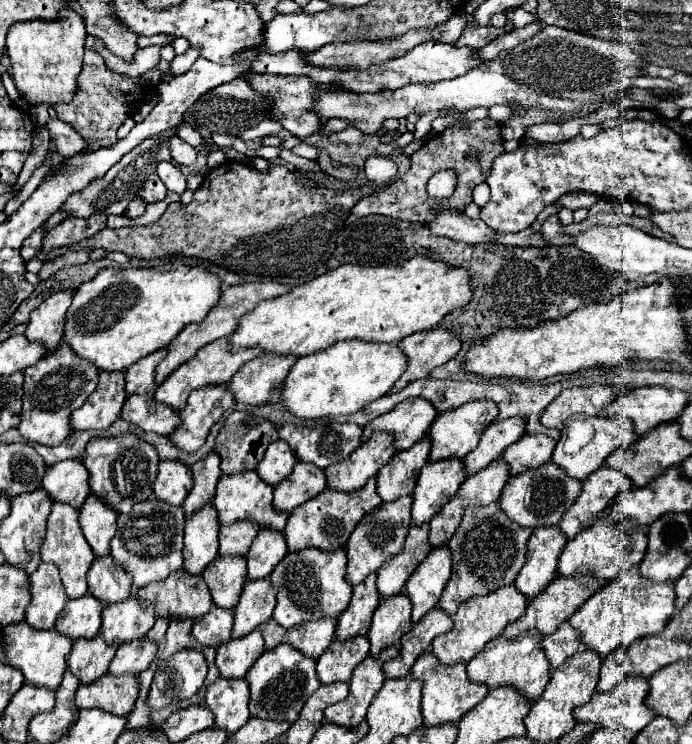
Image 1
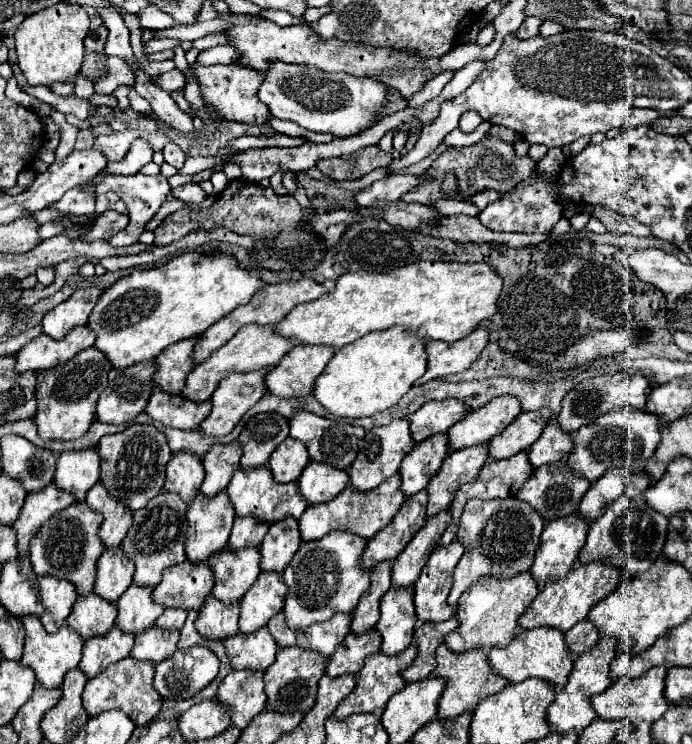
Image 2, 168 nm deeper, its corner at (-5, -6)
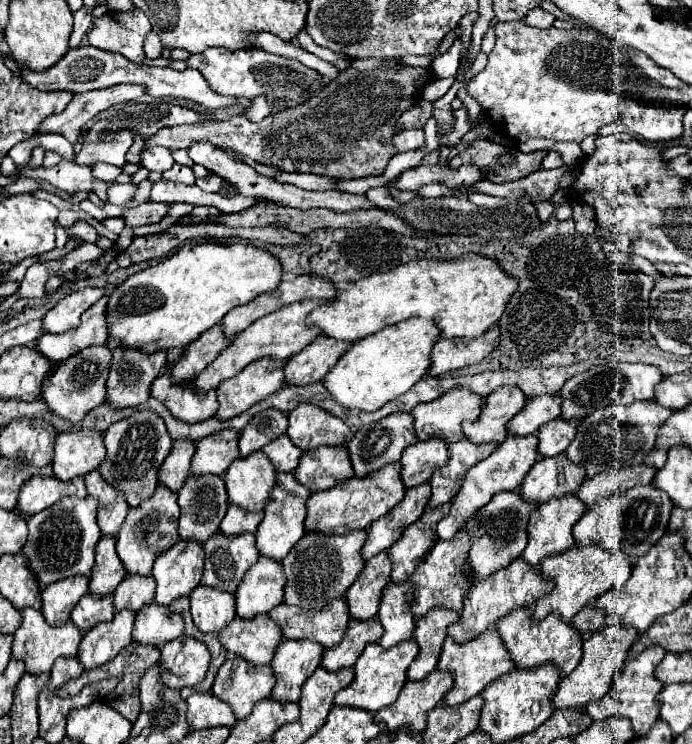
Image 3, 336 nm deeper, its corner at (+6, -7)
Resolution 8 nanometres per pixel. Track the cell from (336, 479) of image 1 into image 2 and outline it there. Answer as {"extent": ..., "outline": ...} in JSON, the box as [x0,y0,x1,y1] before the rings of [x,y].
{"extent":[348,420,416,492],"outline":[[[392,420],[388,426],[368,430],[366,436],[360,440],[358,456],[356,456],[354,464],[348,470],[350,486],[360,490],[360,492],[376,488],[380,482],[388,480],[390,476],[394,476],[398,472],[402,458],[414,448],[414,444],[416,442],[414,442],[414,438],[410,434],[410,422],[408,420]]]}

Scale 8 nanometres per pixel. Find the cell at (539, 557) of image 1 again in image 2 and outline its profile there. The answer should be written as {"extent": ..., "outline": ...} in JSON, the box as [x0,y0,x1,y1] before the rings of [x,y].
{"extent":[530,514,588,586],"outline":[[[578,514],[556,518],[544,526],[534,564],[530,568],[538,586],[550,578],[564,576],[576,562],[580,548],[586,542],[588,522]]]}

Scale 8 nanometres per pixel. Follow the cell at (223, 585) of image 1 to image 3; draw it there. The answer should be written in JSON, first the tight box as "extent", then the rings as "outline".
{"extent":[201,533,261,593],"outline":[[[217,533],[203,543],[203,549],[205,571],[201,583],[227,593],[235,593],[247,569],[261,557],[255,547],[255,535],[225,537]]]}

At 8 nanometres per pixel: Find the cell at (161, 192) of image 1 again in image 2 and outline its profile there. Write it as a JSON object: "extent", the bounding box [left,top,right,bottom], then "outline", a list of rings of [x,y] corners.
{"extent":[96,174,170,246],"outline":[[[106,174],[104,178],[100,178],[100,182],[96,182],[96,194],[106,194],[108,190],[116,192],[124,200],[124,204],[126,204],[126,208],[130,212],[130,226],[126,230],[122,230],[120,234],[114,234],[108,242],[112,246],[128,246],[128,244],[134,244],[138,240],[138,236],[142,234],[144,226],[160,210],[162,202],[166,200],[166,194],[168,194],[170,186],[168,186],[168,180],[162,174],[158,174],[158,176],[144,176],[144,174],[118,176],[118,174]]]}

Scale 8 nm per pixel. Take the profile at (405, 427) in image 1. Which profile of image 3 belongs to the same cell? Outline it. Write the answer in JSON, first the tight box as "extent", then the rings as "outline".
{"extent":[411,387,483,443],"outline":[[[465,387],[447,391],[435,401],[421,403],[411,411],[415,435],[419,441],[441,437],[451,443],[455,439],[461,439],[461,423],[477,419],[481,405],[483,399],[471,391],[465,391]]]}

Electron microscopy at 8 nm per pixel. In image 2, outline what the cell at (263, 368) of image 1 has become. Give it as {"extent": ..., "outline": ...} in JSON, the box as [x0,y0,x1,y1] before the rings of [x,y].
{"extent":[266,346,336,398],"outline":[[[296,346],[290,350],[272,374],[266,376],[270,394],[280,398],[302,398],[312,394],[316,378],[324,372],[336,350],[332,346]]]}

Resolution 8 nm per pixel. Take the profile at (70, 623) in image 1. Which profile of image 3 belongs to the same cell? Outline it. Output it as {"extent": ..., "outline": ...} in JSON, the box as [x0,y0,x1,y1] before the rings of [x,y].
{"extent":[71,595,115,633],"outline":[[[83,595],[83,599],[77,603],[77,607],[71,613],[71,621],[75,623],[75,627],[85,633],[89,629],[93,629],[99,623],[111,621],[115,615],[113,611],[113,597],[101,597],[95,599],[95,595]]]}

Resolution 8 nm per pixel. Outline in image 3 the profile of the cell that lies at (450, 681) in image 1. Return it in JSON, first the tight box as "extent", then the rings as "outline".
{"extent":[437,627,513,707],"outline":[[[489,627],[489,631],[481,633],[477,639],[463,643],[463,645],[457,645],[457,643],[453,643],[453,639],[447,637],[443,643],[443,651],[441,651],[437,669],[449,671],[453,675],[453,687],[443,697],[443,705],[453,707],[453,705],[461,705],[467,699],[479,695],[489,683],[493,683],[501,675],[513,671],[513,663],[509,663],[509,653],[505,653],[505,649],[501,647],[501,639],[497,639],[497,631],[493,631],[493,627]]]}

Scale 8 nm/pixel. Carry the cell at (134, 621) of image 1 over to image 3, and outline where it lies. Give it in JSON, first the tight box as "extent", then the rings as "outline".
{"extent":[113,575,153,613],"outline":[[[127,575],[119,587],[113,591],[115,611],[129,609],[133,613],[141,611],[153,601],[153,577],[147,575]]]}

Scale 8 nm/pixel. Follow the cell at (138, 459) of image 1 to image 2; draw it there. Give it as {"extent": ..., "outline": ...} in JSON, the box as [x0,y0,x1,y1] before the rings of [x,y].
{"extent":[98,424,172,510],"outline":[[[132,424],[124,432],[104,436],[98,444],[102,458],[100,482],[106,486],[112,498],[120,500],[130,510],[144,508],[154,496],[162,492],[166,464],[172,458],[166,436],[154,424]]]}

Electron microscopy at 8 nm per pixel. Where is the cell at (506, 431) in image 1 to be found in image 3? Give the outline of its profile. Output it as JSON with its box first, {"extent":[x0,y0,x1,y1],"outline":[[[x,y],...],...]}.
{"extent":[507,395,561,437],"outline":[[[545,395],[537,399],[529,399],[527,405],[507,423],[507,435],[527,437],[533,435],[543,423],[557,419],[561,413],[559,395]]]}

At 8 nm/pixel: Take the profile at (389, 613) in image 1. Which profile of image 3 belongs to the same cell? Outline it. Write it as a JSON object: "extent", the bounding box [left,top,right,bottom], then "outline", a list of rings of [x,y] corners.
{"extent":[377,583,415,649],"outline":[[[389,583],[383,589],[377,619],[383,625],[383,637],[379,645],[389,649],[401,641],[411,639],[415,629],[415,619],[411,615],[413,587],[409,583]]]}

